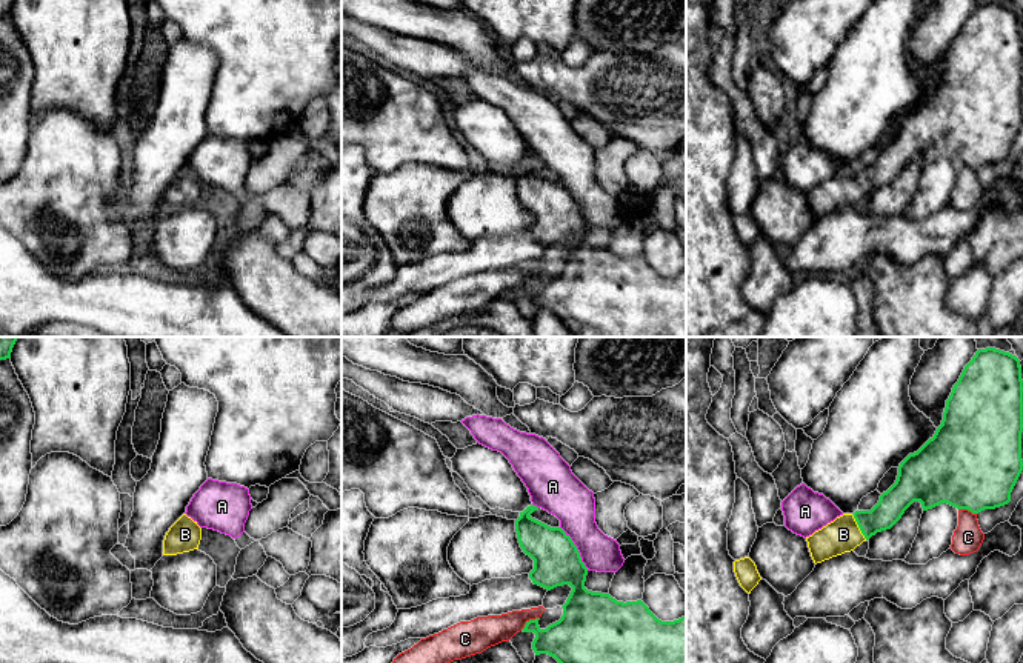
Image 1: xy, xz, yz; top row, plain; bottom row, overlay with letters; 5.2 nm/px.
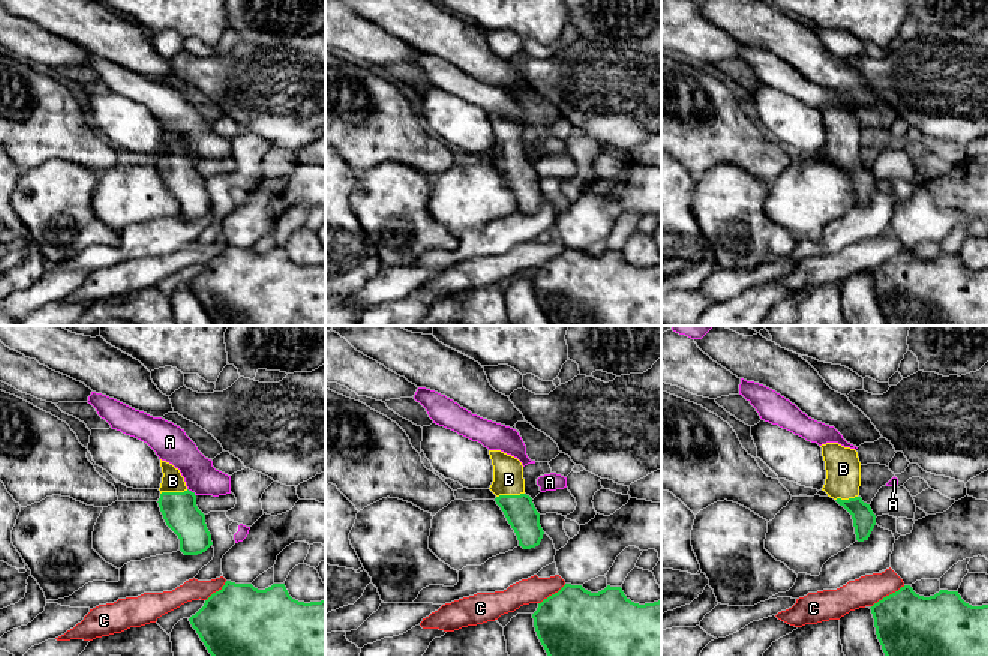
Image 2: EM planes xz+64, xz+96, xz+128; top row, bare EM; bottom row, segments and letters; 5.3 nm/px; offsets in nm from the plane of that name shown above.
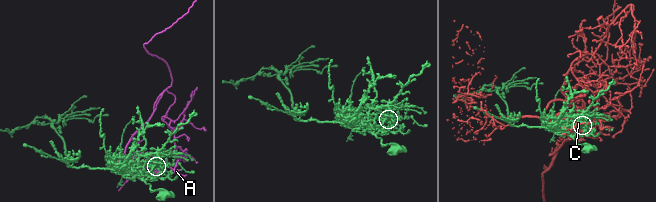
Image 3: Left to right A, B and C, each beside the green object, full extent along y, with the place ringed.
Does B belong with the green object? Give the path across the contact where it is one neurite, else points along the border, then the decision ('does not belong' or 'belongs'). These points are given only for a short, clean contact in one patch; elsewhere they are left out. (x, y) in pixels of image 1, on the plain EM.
runs through yz (893, 159), (876, 176), (859, 182), (843, 189); belongs

